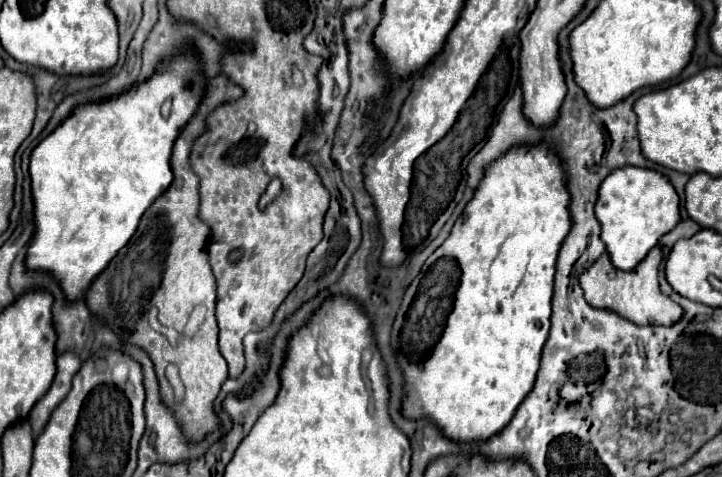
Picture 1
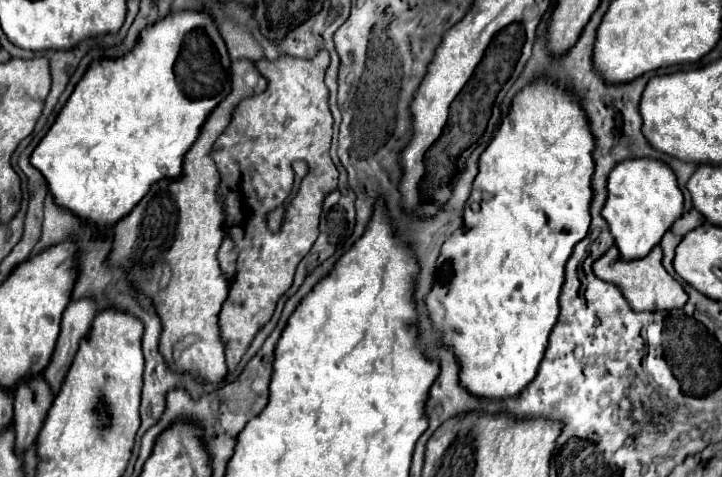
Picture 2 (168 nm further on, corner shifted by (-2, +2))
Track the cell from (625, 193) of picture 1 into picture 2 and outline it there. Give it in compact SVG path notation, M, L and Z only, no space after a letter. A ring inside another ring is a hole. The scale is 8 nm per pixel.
M638 158L620 162L608 176L608 198L602 210L610 226L610 234L626 260L644 258L682 216L684 196L676 184L676 176L660 160Z

